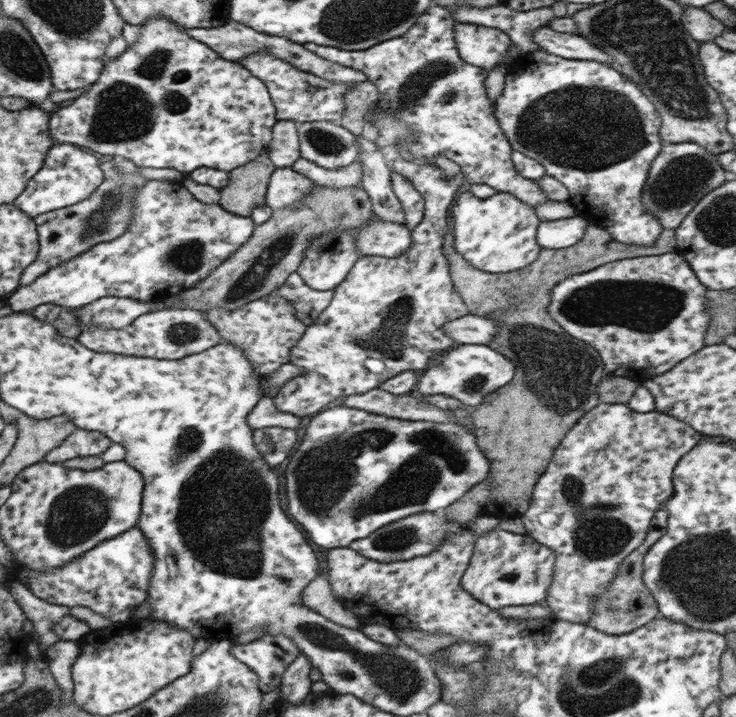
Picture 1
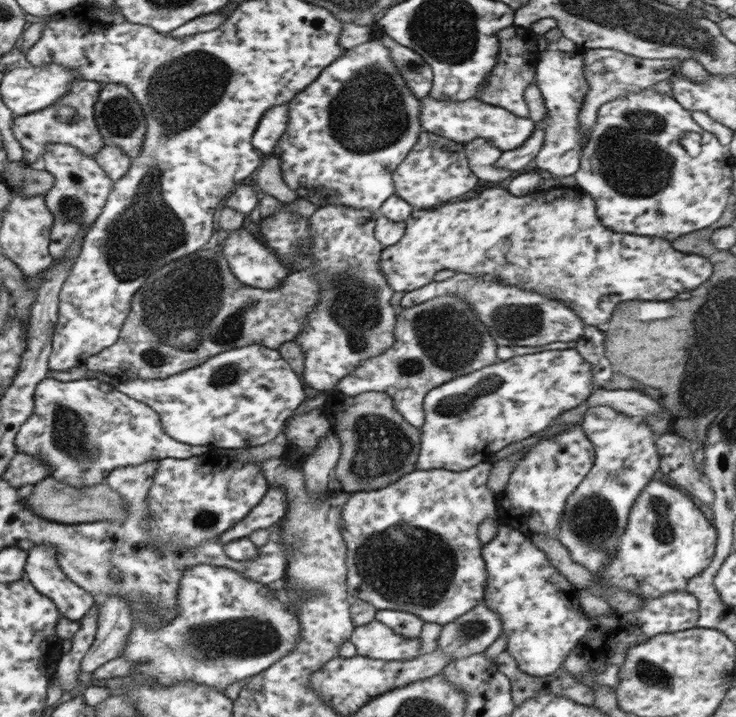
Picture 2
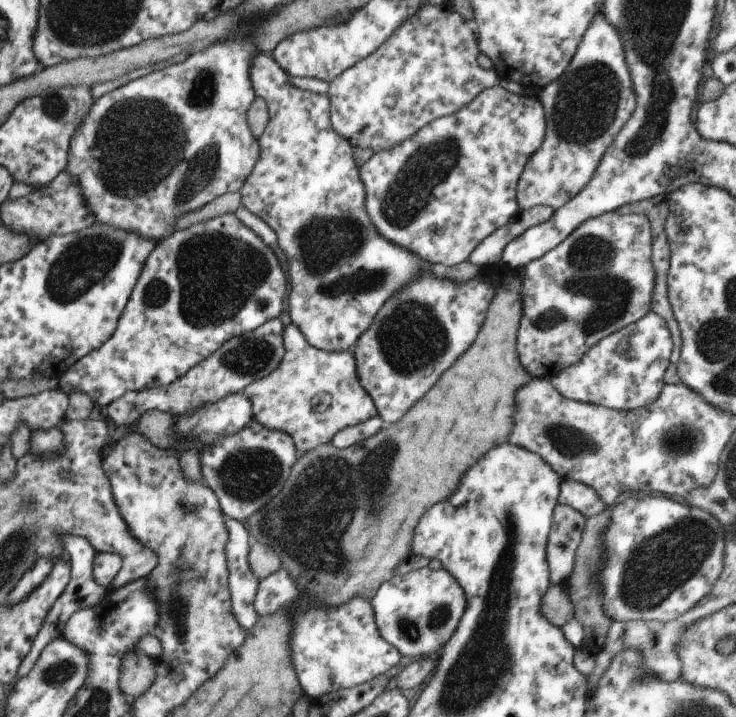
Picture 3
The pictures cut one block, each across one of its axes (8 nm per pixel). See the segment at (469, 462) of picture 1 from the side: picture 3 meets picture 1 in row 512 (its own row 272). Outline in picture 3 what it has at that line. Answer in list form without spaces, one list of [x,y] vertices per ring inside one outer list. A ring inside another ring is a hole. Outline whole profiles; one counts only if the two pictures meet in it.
[[[257,53],[251,58],[251,64],[249,64],[249,78],[251,78],[251,88],[255,92],[256,97],[261,98],[266,104],[266,110],[268,114],[268,122],[261,134],[261,137],[257,140],[259,148],[259,159],[255,162],[252,172],[247,176],[244,184],[239,191],[241,205],[247,209],[251,214],[257,216],[265,222],[273,232],[275,232],[277,238],[277,245],[287,258],[289,266],[288,278],[291,288],[289,288],[289,294],[287,298],[287,304],[289,310],[290,324],[293,324],[299,332],[303,334],[303,338],[307,340],[307,344],[311,344],[313,348],[323,351],[347,351],[353,349],[355,340],[369,328],[373,316],[379,312],[383,306],[383,302],[387,298],[391,298],[391,294],[397,294],[399,288],[403,288],[407,282],[411,282],[413,278],[417,278],[421,272],[431,272],[433,276],[437,273],[441,273],[440,267],[433,264],[428,264],[419,258],[417,254],[413,254],[406,248],[401,248],[397,244],[391,244],[387,242],[385,238],[381,238],[381,234],[377,232],[375,226],[371,224],[367,212],[365,212],[365,188],[359,180],[359,167],[354,160],[354,148],[349,145],[349,142],[345,142],[339,134],[335,134],[335,130],[331,128],[331,118],[329,118],[329,98],[327,94],[314,94],[307,90],[298,90],[287,80],[289,76],[283,72],[283,70],[272,60],[267,53]]]

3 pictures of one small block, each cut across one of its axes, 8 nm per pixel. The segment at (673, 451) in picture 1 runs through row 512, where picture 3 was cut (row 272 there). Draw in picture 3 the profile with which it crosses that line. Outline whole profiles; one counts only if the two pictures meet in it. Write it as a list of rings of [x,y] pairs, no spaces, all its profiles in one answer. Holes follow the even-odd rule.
[[[613,210],[587,218],[555,248],[524,267],[517,354],[531,377],[553,377],[565,366],[575,364],[601,338],[636,322],[650,311],[655,286],[651,242],[649,220],[643,214],[617,215]]]

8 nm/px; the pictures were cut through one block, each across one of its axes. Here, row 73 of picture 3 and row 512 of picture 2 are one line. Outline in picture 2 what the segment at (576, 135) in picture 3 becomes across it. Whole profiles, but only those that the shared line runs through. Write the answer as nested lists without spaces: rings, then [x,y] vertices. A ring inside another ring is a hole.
[[[609,405],[588,406],[579,423],[593,444],[594,459],[587,475],[567,496],[557,540],[569,551],[575,563],[596,575],[603,563],[613,559],[631,506],[659,469],[660,457],[656,450],[657,436],[651,432],[651,427]]]

